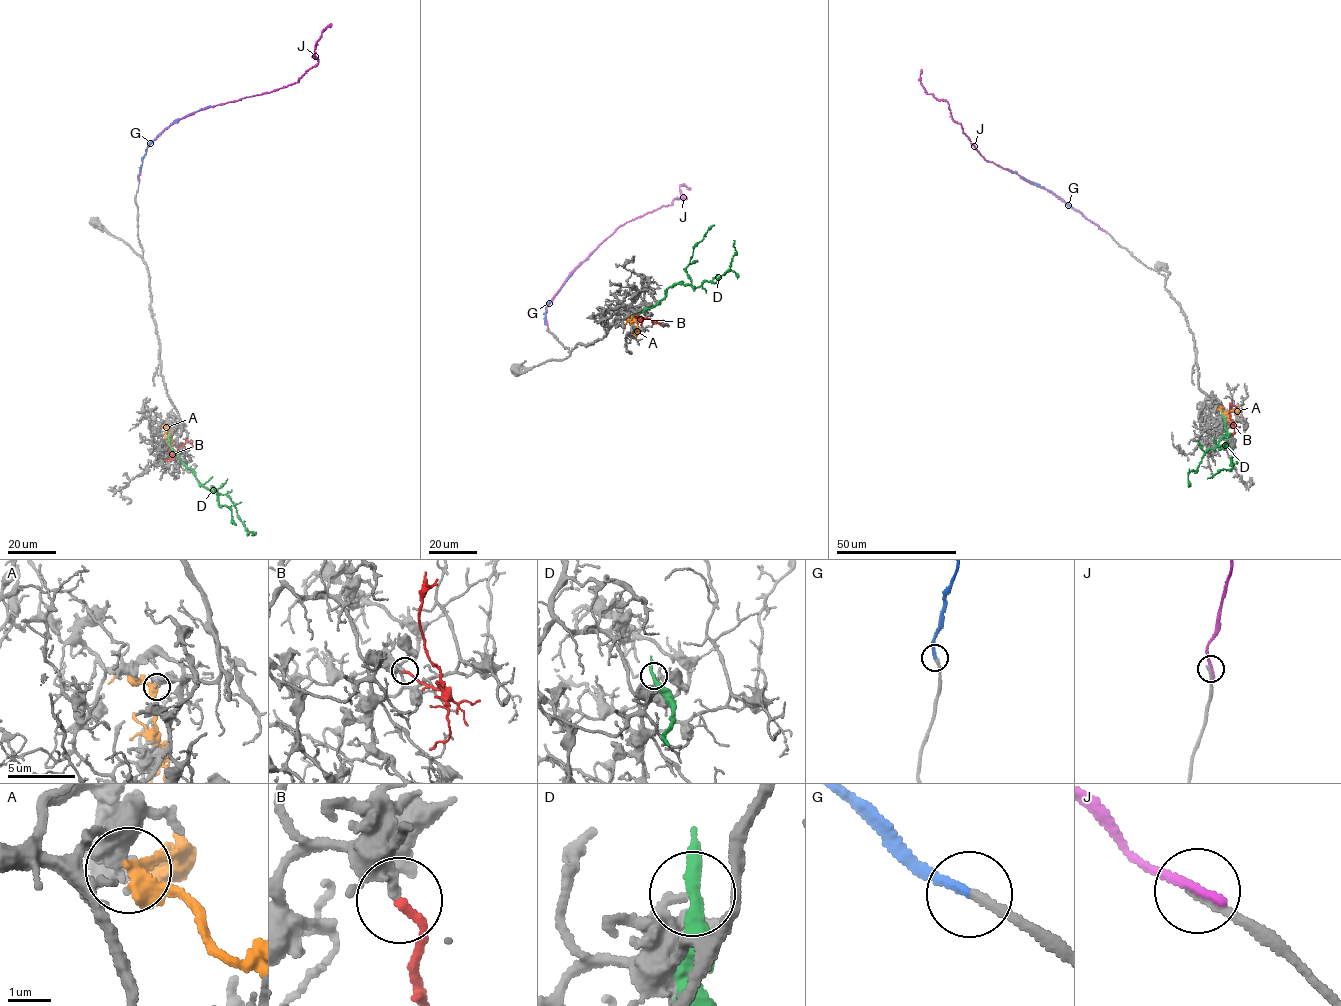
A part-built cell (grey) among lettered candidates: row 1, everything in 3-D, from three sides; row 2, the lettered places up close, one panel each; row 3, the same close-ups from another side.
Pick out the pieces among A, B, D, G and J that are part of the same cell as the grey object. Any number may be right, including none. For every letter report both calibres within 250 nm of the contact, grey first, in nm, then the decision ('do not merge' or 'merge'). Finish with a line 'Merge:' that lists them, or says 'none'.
A: 500 nm thick on the grey side, 360 nm on the other; do not merge
B: 280 nm thick on the grey side, 200 nm on the other; merge
D: 240 nm thick on the grey side, 280 nm on the other; do not merge
G: 220 nm thick on the grey side, 220 nm on the other; merge
J: 240 nm thick on the grey side, 240 nm on the other; do not merge
Merge: B, G

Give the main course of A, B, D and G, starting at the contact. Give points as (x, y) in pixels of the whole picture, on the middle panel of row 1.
A: (632, 315), (637, 326), (636, 336)
B: (635, 317), (660, 325)
D: (634, 316), (658, 304), (668, 287), (717, 282), (730, 269), (736, 252), (734, 240)
G: (545, 324), (547, 303), (595, 250)

